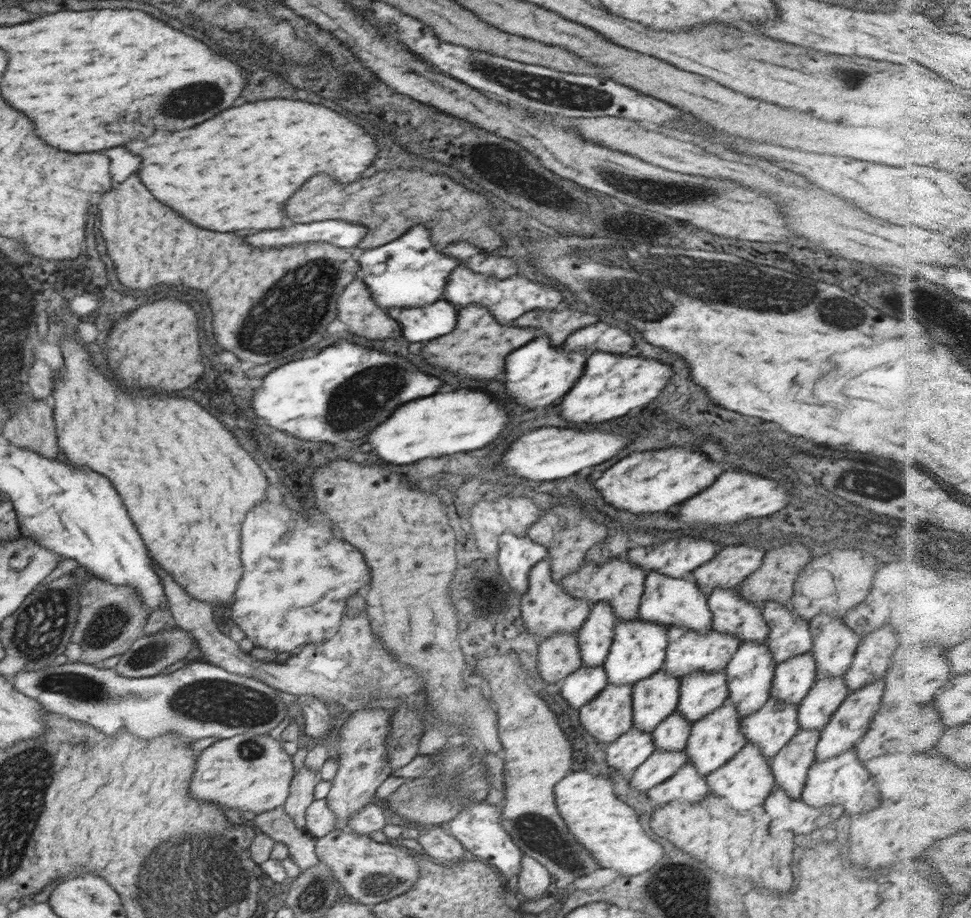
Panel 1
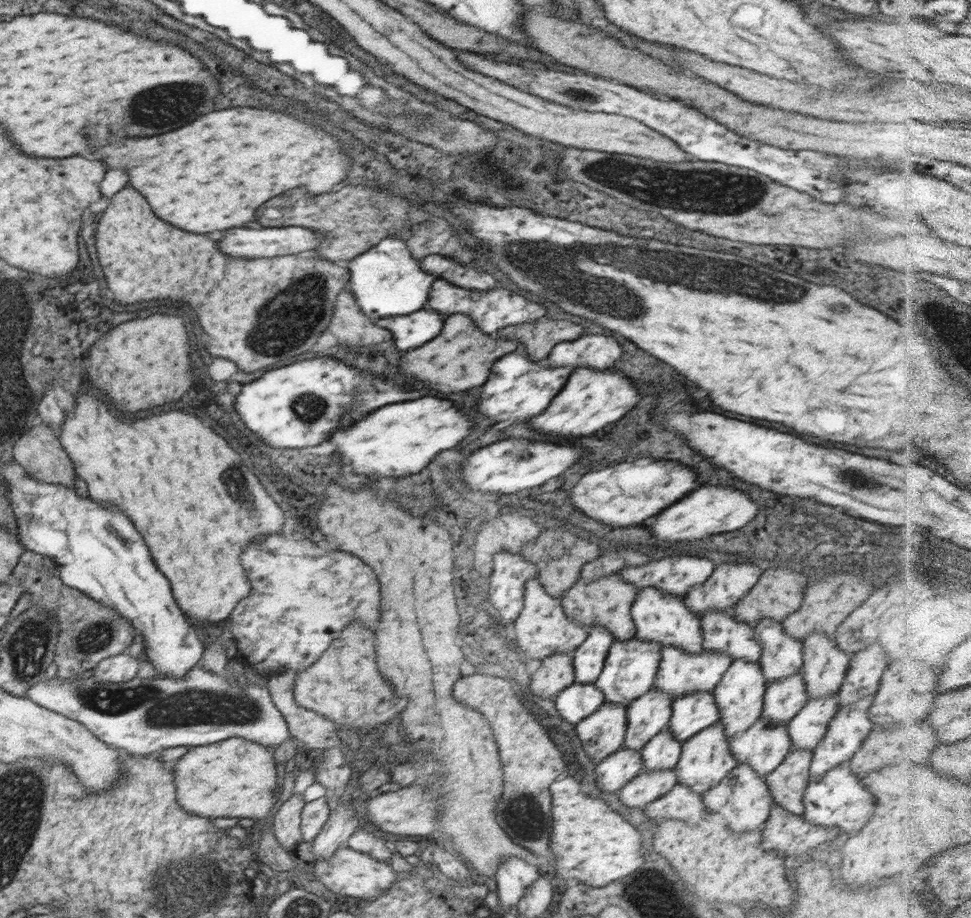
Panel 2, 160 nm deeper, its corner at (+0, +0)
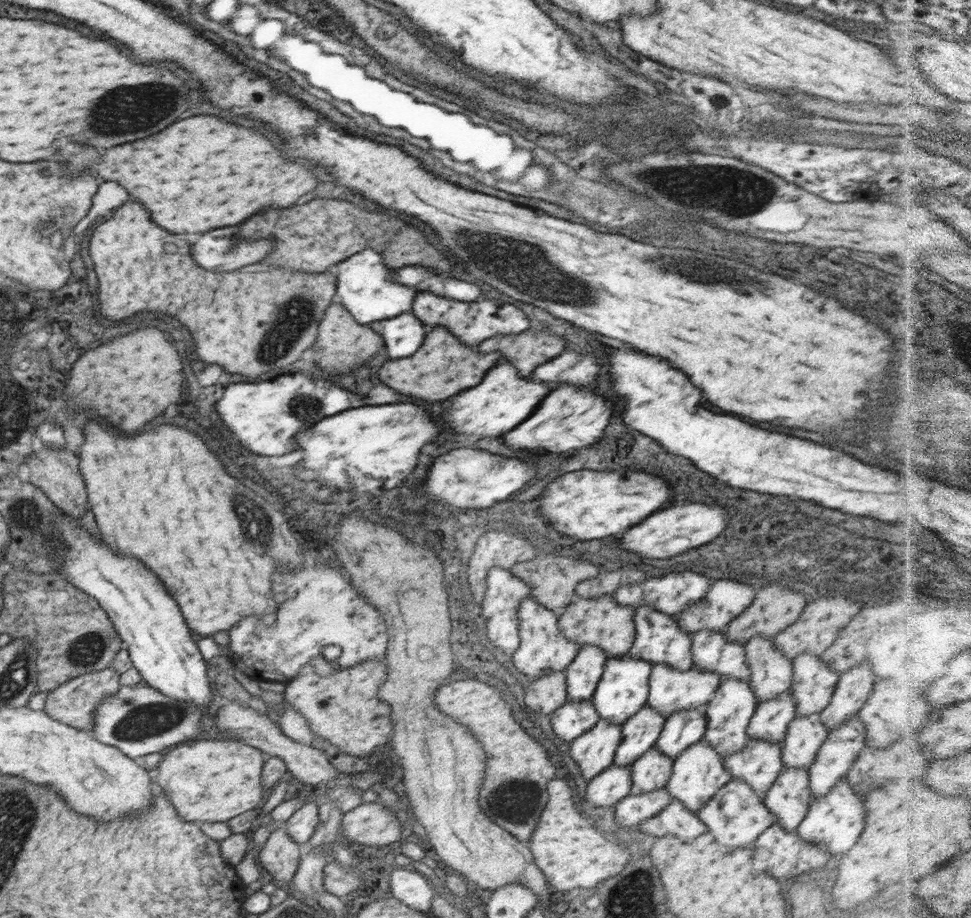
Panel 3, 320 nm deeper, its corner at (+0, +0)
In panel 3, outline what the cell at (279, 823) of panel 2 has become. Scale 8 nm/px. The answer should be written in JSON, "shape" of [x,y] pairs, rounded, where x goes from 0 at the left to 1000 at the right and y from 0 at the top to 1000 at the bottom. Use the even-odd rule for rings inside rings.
{"shape":[[[289,892],[284,900],[285,903],[279,907],[265,934],[274,958],[294,966],[296,961],[302,959],[308,944],[311,922],[297,911],[294,892]]]}

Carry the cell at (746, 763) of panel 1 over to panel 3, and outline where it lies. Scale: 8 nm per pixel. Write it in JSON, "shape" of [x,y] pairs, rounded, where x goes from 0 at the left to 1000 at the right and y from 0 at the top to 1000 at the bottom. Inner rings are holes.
{"shape":[[[755,847],[749,852],[719,885],[718,890],[727,899],[728,904],[737,911],[748,924],[771,922],[790,902],[800,895],[786,875],[787,868],[768,851]]]}

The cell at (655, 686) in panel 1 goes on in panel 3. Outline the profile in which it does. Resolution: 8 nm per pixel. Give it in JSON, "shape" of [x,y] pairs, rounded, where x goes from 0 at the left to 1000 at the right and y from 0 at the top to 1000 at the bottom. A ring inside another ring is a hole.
{"shape":[[[668,768],[662,769],[641,790],[640,809],[635,813],[632,831],[649,834],[666,817],[675,813],[686,782]]]}

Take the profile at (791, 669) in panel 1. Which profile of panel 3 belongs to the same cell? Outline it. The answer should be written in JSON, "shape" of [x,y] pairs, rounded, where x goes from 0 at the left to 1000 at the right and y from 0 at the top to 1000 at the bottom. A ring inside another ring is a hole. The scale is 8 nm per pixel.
{"shape":[[[813,752],[795,763],[780,767],[768,801],[771,804],[805,809],[812,791],[820,780],[820,768]]]}

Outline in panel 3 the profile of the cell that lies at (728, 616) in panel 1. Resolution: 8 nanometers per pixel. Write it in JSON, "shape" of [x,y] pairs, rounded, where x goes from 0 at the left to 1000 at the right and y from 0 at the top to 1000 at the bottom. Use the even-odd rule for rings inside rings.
{"shape":[[[723,685],[713,694],[714,728],[736,732],[743,742],[748,739],[771,741],[773,732],[768,724],[766,703],[749,697],[745,686]]]}

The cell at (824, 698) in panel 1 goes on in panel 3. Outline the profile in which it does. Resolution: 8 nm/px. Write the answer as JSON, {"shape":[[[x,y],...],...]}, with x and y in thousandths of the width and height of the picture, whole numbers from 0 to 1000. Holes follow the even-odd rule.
{"shape":[[[842,776],[834,780],[820,780],[812,791],[804,813],[807,837],[832,838],[853,800]]]}

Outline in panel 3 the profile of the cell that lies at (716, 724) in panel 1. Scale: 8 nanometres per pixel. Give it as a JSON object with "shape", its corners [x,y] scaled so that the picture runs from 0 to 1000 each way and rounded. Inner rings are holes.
{"shape":[[[726,806],[711,812],[693,828],[689,851],[685,858],[692,870],[699,871],[711,885],[718,885],[749,853],[755,849],[746,837],[745,827]]]}

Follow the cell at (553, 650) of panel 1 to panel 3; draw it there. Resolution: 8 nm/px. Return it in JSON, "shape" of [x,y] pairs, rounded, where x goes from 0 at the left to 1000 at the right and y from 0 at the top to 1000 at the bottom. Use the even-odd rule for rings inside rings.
{"shape":[[[582,731],[566,732],[542,741],[540,764],[542,769],[554,778],[568,778],[584,764]]]}

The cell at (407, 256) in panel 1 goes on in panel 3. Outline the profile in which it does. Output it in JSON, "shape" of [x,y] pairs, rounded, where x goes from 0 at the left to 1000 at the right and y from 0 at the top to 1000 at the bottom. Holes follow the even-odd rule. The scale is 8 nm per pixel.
{"shape":[[[378,270],[359,279],[344,290],[347,301],[345,329],[351,331],[369,353],[381,354],[384,351],[406,346],[422,340],[430,316],[426,312],[410,309],[405,305],[406,293],[394,285],[392,276]]]}

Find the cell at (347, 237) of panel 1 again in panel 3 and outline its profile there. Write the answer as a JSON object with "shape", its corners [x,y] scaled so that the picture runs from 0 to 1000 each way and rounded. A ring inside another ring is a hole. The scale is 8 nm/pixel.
{"shape":[[[243,246],[206,255],[206,259],[198,266],[198,279],[204,285],[204,290],[220,296],[233,296],[249,292],[251,288],[268,285],[280,270],[278,261],[249,261],[247,266],[241,266],[241,253]]]}

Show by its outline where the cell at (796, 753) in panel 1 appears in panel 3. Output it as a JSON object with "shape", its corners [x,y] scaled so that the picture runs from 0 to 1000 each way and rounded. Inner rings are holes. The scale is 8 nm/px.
{"shape":[[[809,836],[788,864],[786,875],[805,902],[817,906],[830,891],[836,870],[832,838]]]}

